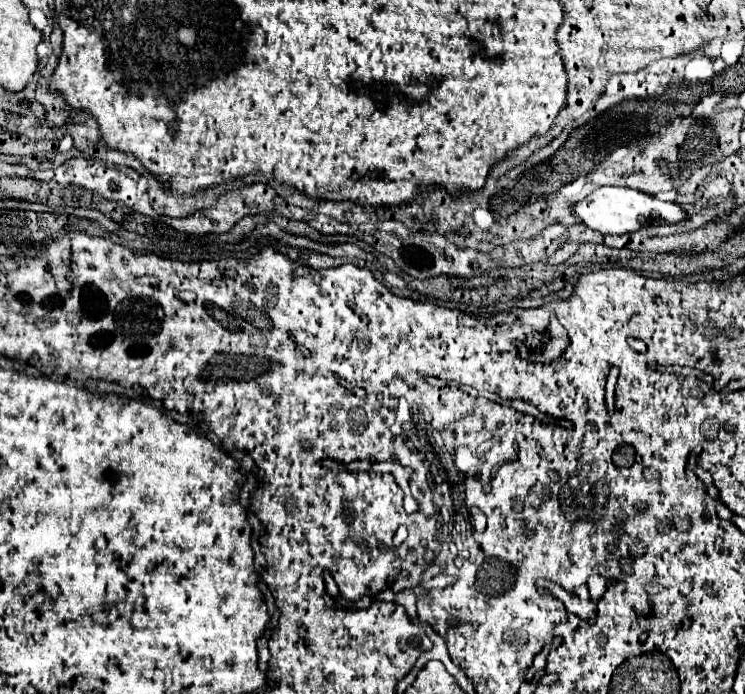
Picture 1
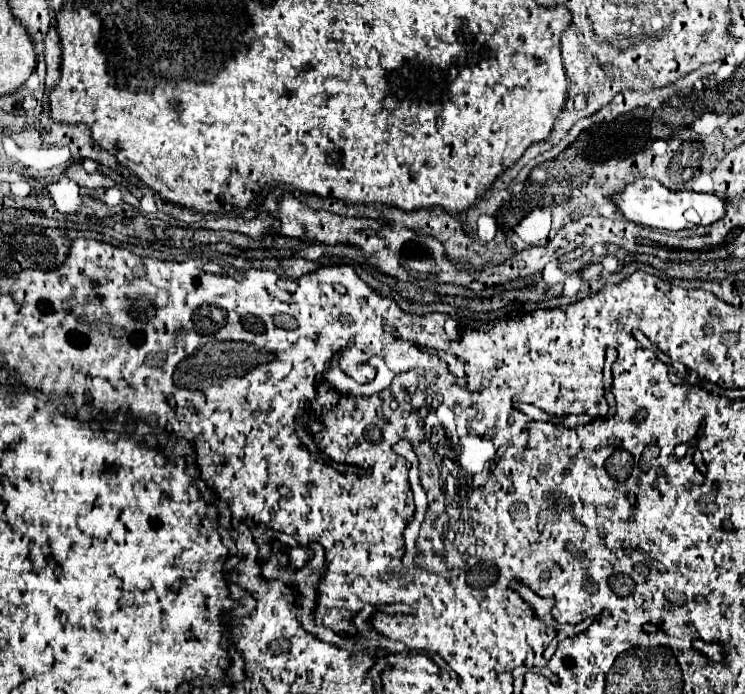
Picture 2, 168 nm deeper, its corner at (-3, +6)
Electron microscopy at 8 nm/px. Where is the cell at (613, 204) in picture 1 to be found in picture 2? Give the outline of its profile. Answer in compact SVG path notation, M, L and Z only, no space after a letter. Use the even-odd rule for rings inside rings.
M650 178L636 180L634 184L626 186L624 192L614 194L612 200L616 202L620 212L628 220L632 220L636 224L650 226L650 228L658 228L658 230L670 230L670 232L686 230L686 228L696 228L696 226L708 226L708 224L718 222L726 214L726 202L718 194L672 192L666 186L662 186L660 182L650 180Z

